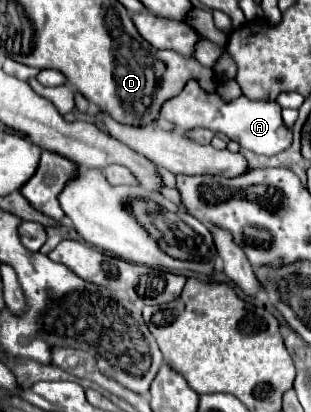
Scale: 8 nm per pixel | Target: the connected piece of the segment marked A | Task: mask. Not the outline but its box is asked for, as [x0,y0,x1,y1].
[160,80,292,156]

